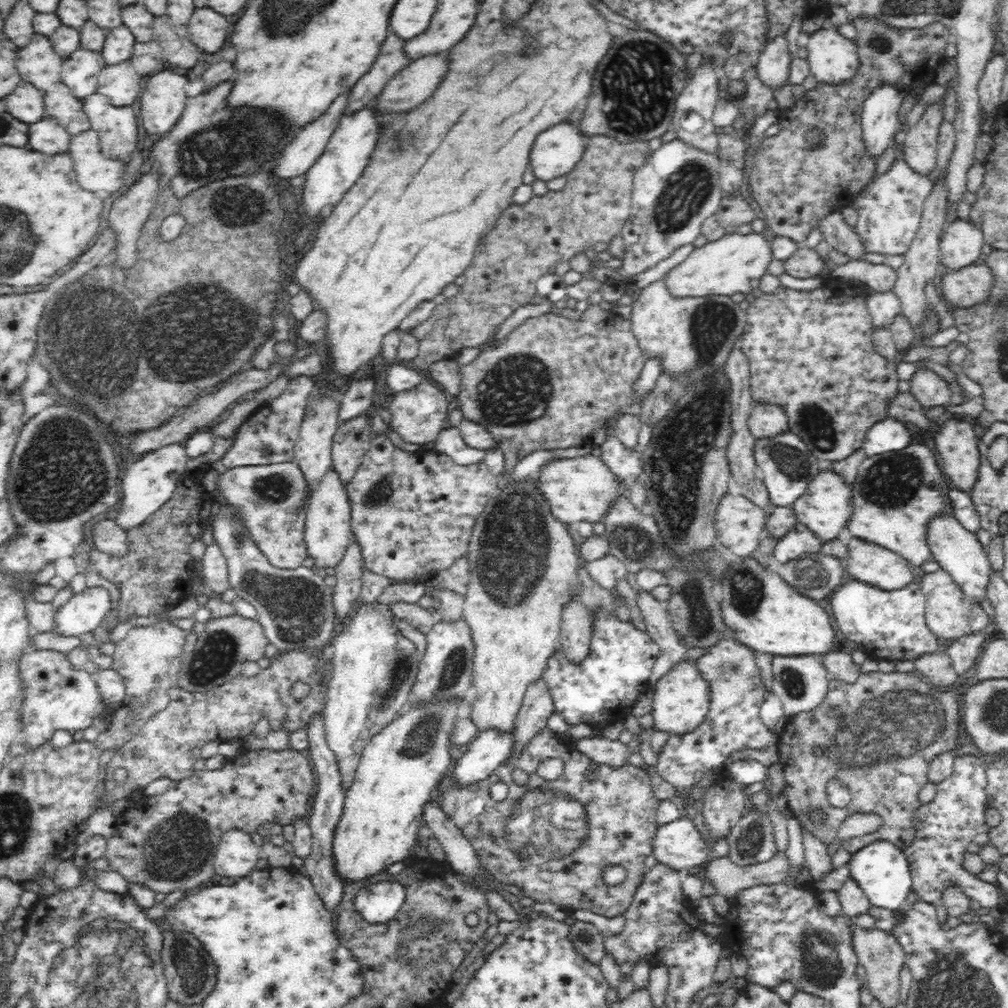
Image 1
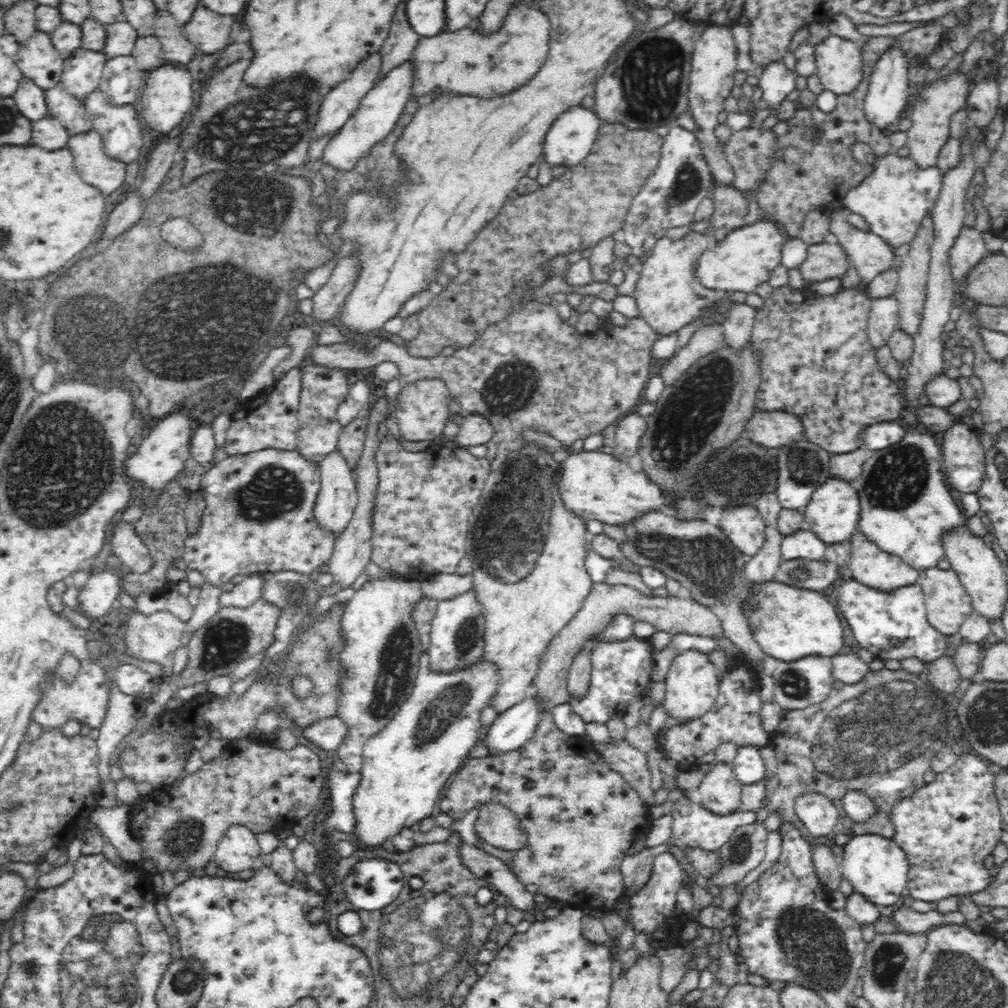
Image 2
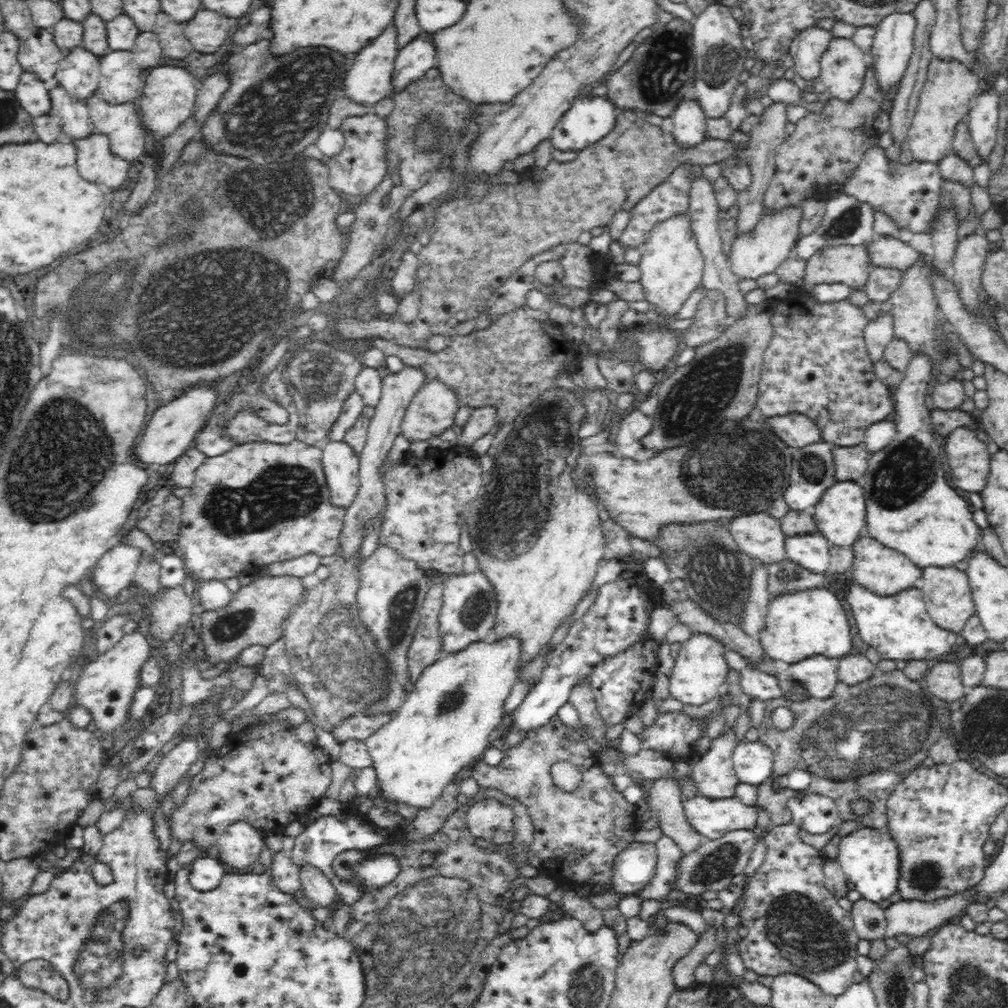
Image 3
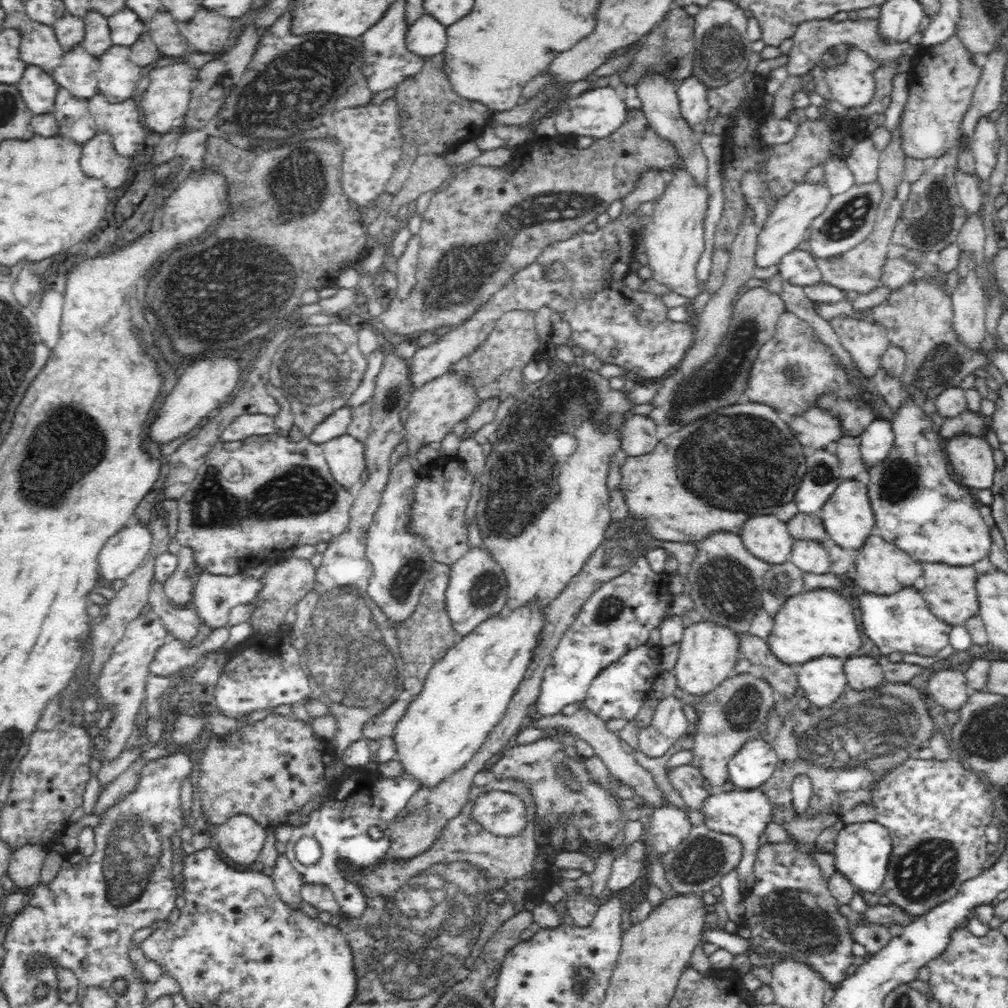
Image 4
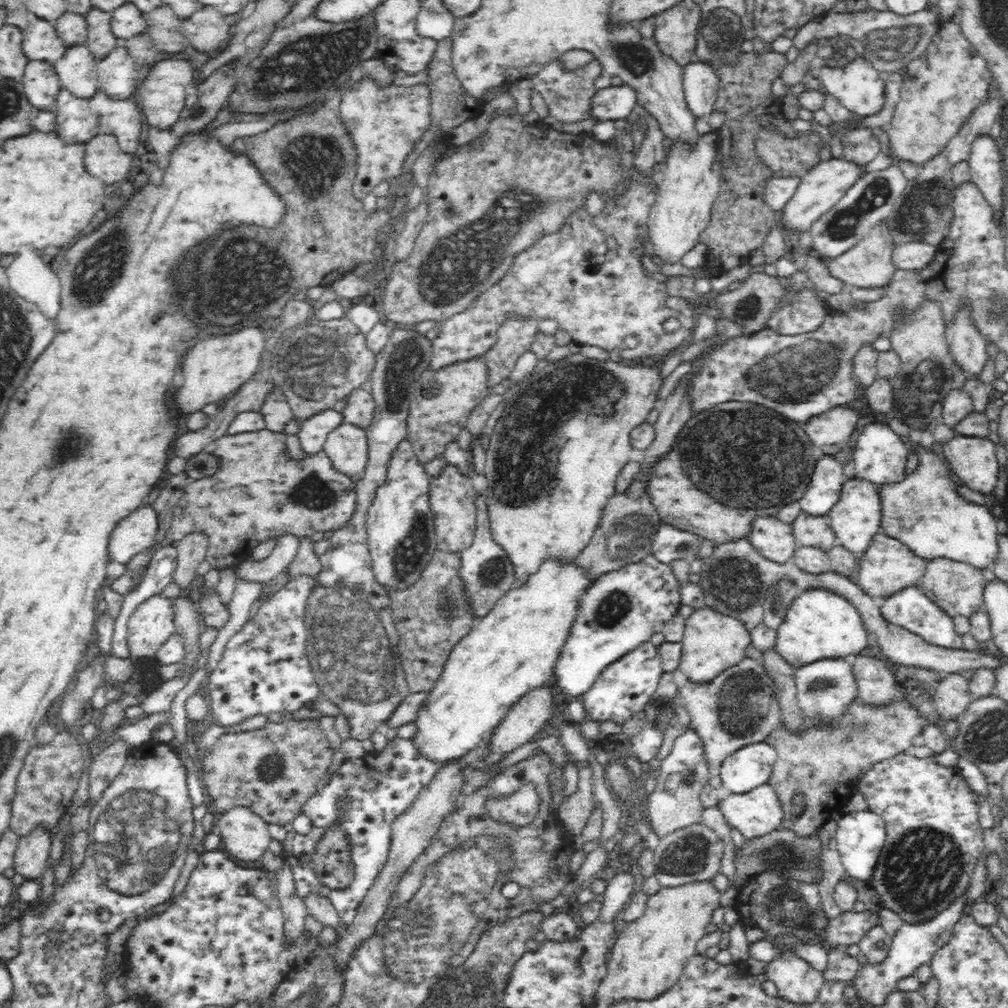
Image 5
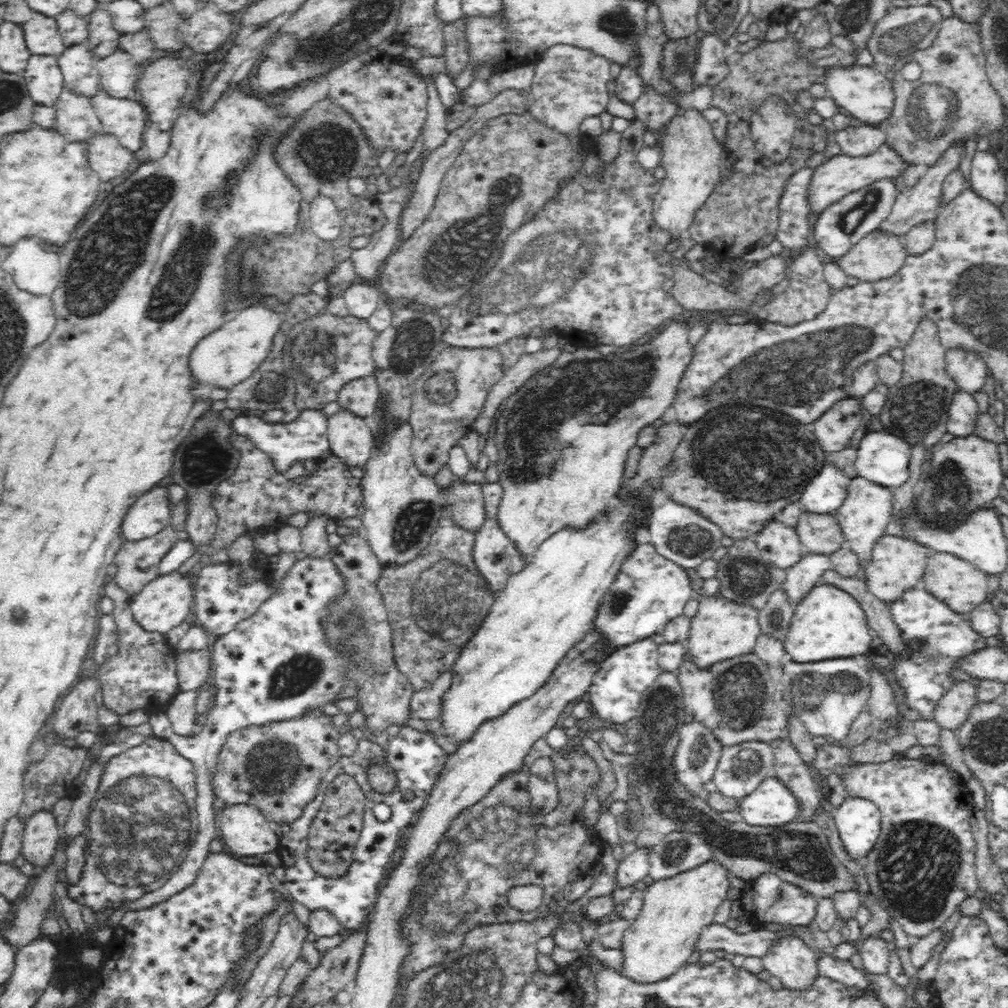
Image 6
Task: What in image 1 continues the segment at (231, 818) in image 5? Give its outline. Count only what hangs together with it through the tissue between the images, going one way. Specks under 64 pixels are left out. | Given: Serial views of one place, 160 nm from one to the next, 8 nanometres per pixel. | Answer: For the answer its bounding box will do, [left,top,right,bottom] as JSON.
[212,829,259,877]

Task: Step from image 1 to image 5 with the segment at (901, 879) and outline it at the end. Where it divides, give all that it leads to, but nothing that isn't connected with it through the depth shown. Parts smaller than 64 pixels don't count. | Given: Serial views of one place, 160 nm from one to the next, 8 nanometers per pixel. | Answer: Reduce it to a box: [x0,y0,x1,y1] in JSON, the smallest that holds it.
[835,810,886,882]

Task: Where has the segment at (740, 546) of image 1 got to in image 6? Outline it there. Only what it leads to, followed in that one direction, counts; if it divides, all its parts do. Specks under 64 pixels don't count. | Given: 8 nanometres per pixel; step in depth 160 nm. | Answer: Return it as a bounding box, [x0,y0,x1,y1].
[752,521,804,569]

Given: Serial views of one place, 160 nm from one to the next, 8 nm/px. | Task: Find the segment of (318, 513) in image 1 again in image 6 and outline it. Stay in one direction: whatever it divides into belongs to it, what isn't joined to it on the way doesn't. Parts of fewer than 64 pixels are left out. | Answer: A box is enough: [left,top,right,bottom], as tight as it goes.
[327,407,375,467]

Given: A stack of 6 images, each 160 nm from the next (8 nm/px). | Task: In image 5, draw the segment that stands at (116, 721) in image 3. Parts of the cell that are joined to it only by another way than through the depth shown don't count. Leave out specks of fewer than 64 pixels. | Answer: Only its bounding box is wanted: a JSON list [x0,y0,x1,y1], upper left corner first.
[83,592,176,806]

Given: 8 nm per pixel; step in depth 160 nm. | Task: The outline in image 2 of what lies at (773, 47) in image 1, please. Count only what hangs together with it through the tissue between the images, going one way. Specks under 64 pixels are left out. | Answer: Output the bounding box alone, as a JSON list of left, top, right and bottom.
[758,60,796,128]

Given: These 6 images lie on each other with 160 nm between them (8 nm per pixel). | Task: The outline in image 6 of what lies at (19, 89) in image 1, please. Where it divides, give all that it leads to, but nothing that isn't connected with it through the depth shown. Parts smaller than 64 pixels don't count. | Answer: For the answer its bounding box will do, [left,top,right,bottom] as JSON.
[22,55,64,106]

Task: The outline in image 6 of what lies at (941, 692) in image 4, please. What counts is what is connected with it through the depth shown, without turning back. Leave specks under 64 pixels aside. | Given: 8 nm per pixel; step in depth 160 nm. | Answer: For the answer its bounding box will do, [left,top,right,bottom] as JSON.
[934,681,979,731]

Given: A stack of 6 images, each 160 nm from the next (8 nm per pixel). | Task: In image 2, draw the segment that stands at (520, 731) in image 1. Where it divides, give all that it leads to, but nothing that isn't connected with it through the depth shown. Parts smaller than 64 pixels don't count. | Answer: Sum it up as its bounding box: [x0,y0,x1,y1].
[532,582,725,712]

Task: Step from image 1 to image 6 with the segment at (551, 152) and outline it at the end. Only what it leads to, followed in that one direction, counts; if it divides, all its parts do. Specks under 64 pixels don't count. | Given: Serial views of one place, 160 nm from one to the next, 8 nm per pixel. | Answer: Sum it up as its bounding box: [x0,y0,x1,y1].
[616,52,645,104]

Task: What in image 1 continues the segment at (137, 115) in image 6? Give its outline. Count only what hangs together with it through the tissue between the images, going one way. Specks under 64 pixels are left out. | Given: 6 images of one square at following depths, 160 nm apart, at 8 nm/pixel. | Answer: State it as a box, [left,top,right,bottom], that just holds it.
[82,92,138,161]

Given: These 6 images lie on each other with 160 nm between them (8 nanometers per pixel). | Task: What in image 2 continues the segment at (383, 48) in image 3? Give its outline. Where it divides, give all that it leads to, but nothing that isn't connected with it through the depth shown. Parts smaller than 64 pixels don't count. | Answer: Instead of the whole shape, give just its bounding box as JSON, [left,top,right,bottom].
[314,51,382,138]

